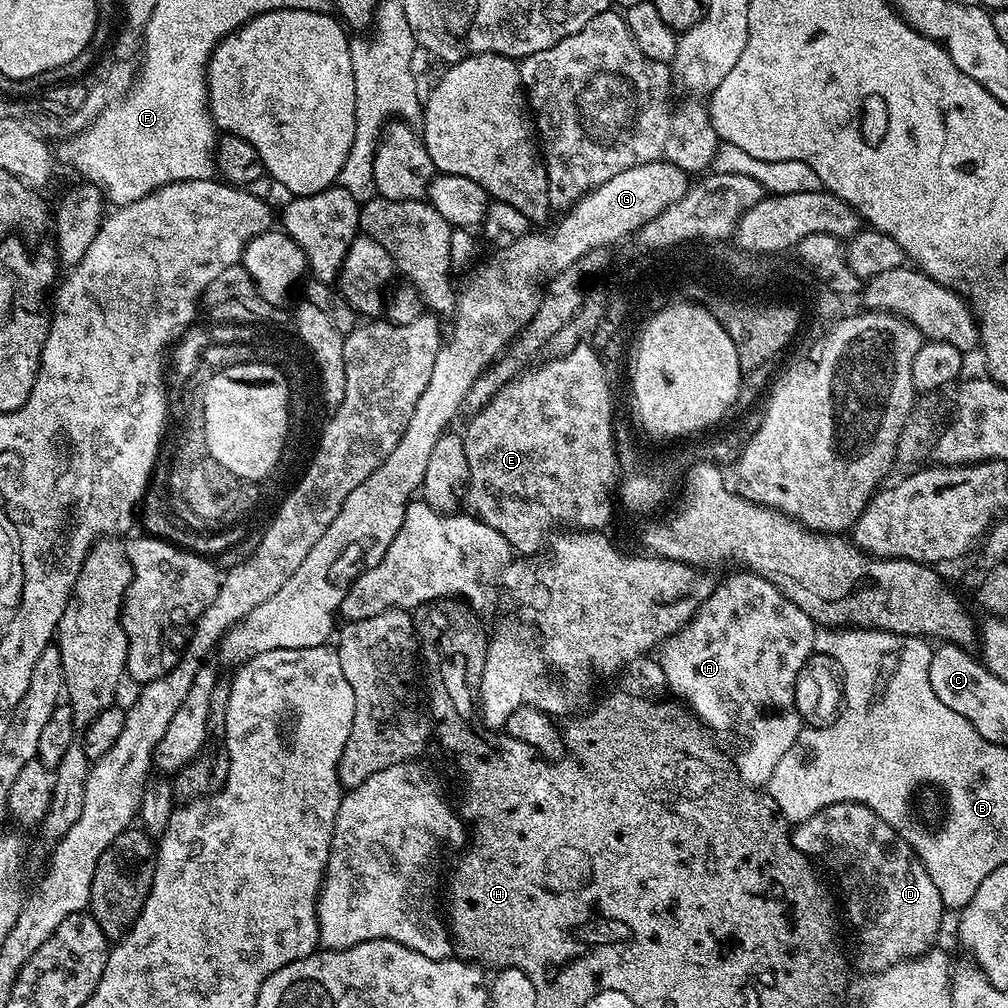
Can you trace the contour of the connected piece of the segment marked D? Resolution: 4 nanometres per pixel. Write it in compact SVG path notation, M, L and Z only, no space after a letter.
M842 802L841 804L831 804L825 808L819 808L814 815L805 820L799 821L791 829L792 845L800 852L805 852L813 861L825 864L834 875L840 879L840 884L844 887L844 904L842 900L842 908L848 911L848 924L852 927L852 932L856 935L856 960L854 956L854 964L861 968L864 972L877 972L883 974L895 964L901 964L903 960L914 960L917 956L927 953L929 949L937 943L936 935L940 932L940 923L944 920L946 909L942 898L938 894L938 886L934 886L934 881L930 878L930 874L926 870L923 862L916 857L916 852L911 848L903 838L898 835L886 822L882 822L882 818L878 818L878 814L874 814L874 810L870 810L864 804L851 804L850 802Z

